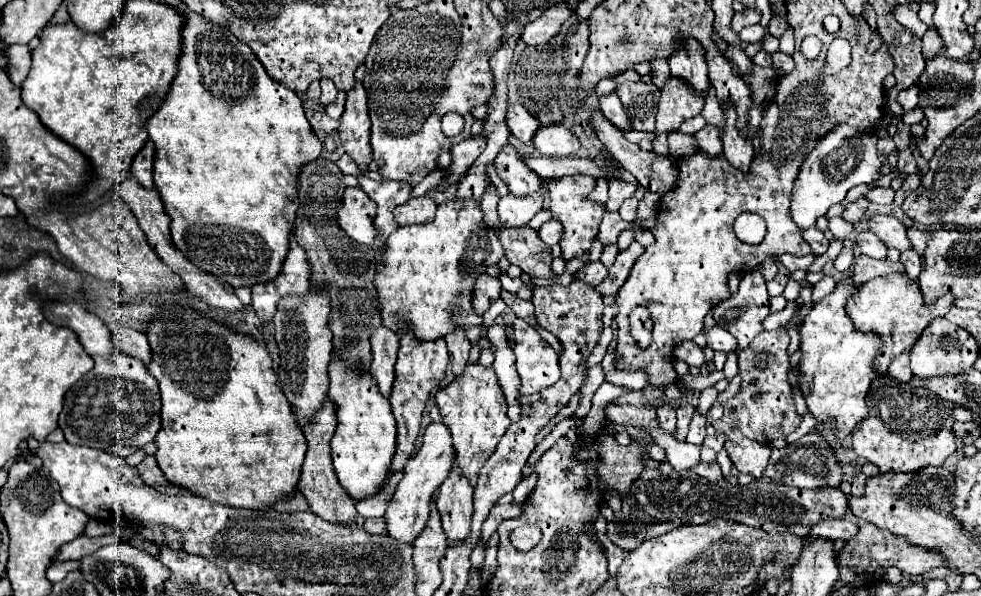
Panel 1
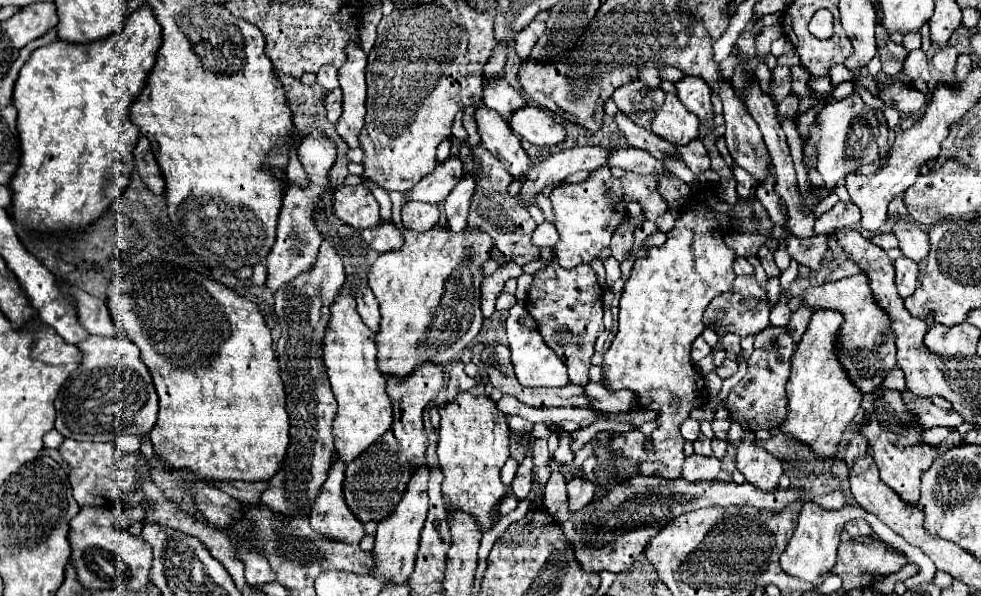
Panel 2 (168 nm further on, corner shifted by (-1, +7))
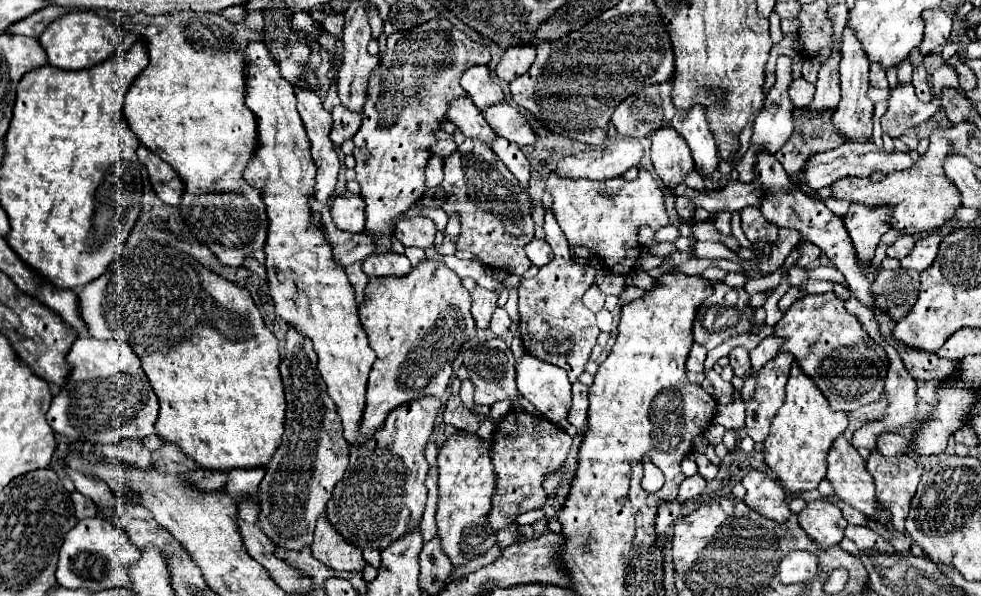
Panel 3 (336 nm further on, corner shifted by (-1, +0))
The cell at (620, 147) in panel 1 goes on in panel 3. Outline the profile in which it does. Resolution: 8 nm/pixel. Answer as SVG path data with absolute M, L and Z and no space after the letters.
M676 197L676 211L678 211L678 215L680 215L682 219L688 221L688 219L694 215L694 205L692 205L692 201L686 199L686 197Z

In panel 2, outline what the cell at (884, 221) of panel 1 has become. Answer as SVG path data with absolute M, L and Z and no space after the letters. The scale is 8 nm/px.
M896 220L894 234L898 236L900 250L906 258L920 262L924 260L924 256L928 256L930 242L928 242L928 232L922 226L906 220Z

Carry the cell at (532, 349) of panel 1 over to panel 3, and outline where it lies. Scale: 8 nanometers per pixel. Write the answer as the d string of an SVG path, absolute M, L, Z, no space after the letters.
M524 353L522 359L516 361L516 385L522 397L528 399L550 421L566 417L572 393L564 369Z

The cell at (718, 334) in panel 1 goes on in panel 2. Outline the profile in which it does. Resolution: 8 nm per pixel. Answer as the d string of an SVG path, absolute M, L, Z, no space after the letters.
M726 334L726 336L722 336L722 346L724 346L724 350L726 352L732 352L732 354L740 354L740 336L732 336L732 334Z

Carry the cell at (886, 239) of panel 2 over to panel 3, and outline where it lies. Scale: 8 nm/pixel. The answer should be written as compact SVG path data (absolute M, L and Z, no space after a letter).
M902 235L896 243L892 243L888 249L886 249L886 255L888 257L894 257L894 259L902 259L906 257L914 247L914 237L908 237L908 235Z

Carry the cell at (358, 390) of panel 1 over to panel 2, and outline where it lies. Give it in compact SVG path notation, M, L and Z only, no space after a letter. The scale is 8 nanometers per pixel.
M346 284L330 306L330 322L324 334L322 350L326 374L338 402L338 414L334 422L336 446L340 458L350 462L392 426L392 404L386 396L386 380L380 376L376 366L374 332L360 320L360 314L356 312L356 300L348 292Z

